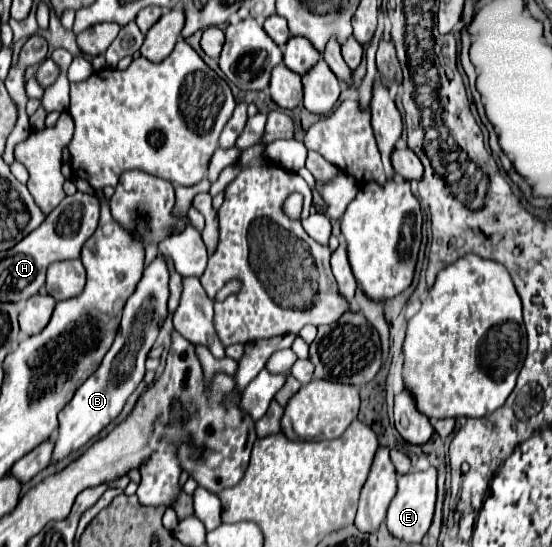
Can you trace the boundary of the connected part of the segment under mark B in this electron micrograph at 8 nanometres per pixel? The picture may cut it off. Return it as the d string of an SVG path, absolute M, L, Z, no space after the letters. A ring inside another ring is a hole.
M158 254L144 270L142 280L136 286L136 292L128 298L120 322L120 330L116 334L116 340L112 348L106 352L102 364L94 374L88 376L88 380L76 390L74 398L64 406L60 412L60 428L56 432L56 446L52 454L52 462L66 458L72 450L82 448L88 440L96 438L102 428L106 428L124 408L128 396L136 390L140 380L144 378L144 362L148 358L148 352L152 350L160 324L168 318L168 288L170 270L168 262L162 254Z

